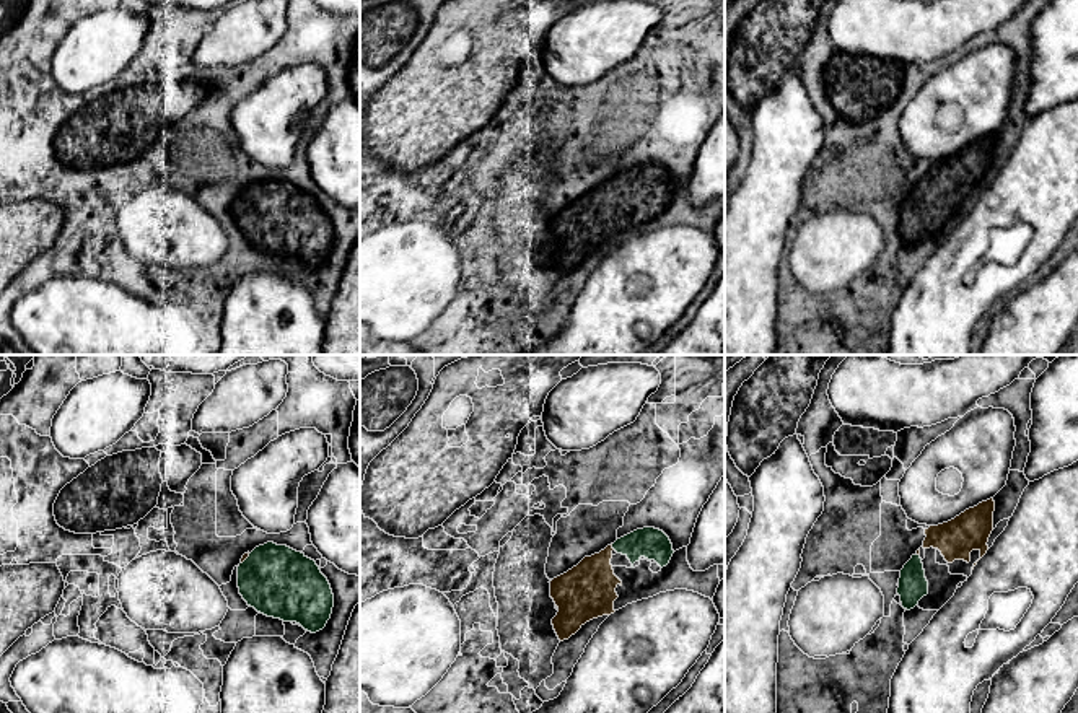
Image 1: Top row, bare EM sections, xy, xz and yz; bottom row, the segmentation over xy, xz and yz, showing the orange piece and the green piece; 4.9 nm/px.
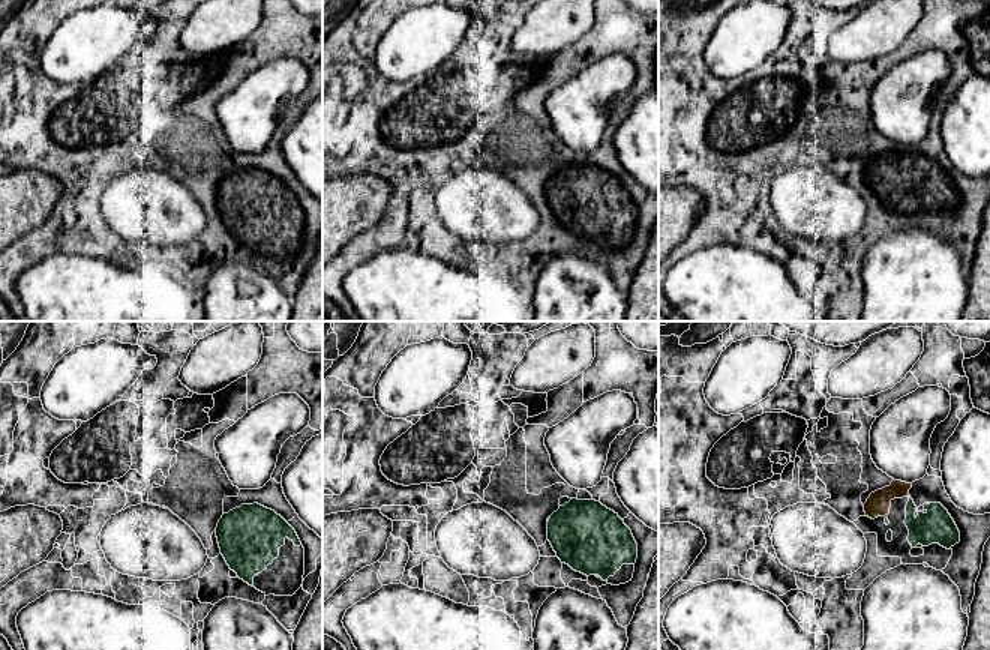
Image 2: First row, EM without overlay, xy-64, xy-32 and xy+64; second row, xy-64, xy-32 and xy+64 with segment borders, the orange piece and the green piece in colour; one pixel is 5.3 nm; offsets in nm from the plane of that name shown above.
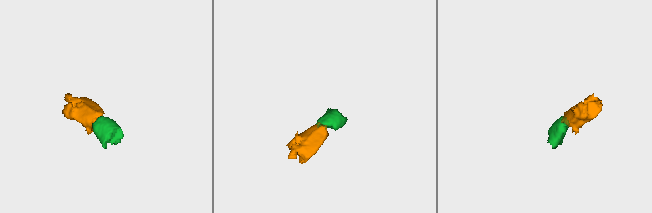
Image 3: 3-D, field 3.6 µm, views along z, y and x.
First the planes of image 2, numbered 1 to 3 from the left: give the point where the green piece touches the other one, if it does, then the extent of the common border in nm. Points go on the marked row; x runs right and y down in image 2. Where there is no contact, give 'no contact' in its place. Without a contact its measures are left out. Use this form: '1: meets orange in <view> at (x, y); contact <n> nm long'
1: no contact
2: no contact
3: no contact

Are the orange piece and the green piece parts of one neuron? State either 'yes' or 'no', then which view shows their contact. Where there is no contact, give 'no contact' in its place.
yes; meets orange in xz

